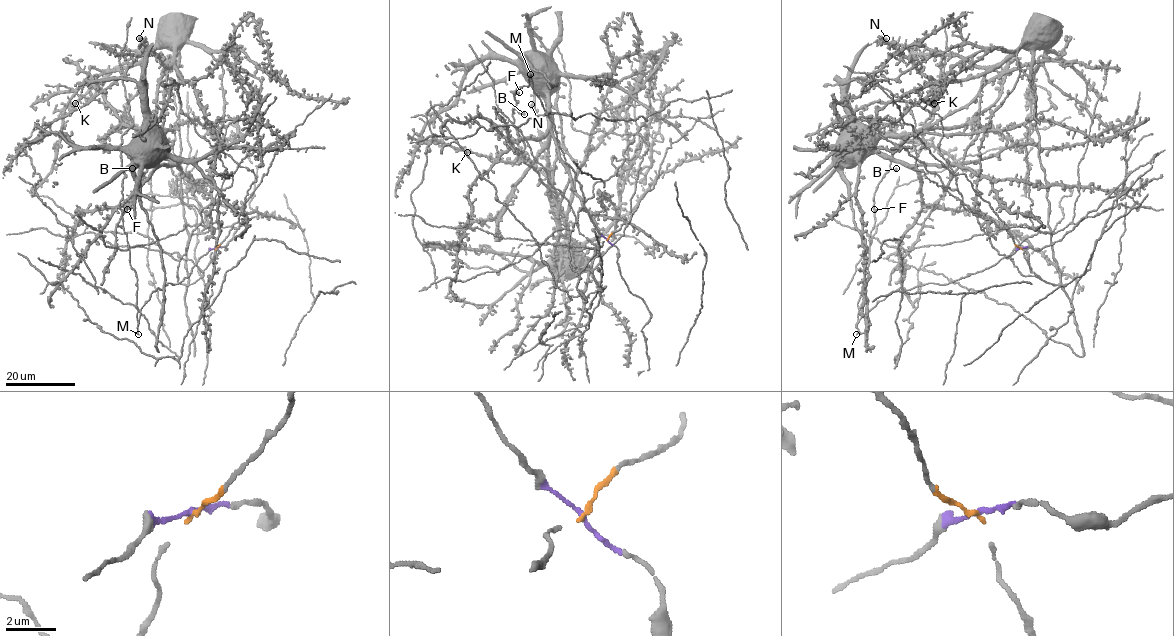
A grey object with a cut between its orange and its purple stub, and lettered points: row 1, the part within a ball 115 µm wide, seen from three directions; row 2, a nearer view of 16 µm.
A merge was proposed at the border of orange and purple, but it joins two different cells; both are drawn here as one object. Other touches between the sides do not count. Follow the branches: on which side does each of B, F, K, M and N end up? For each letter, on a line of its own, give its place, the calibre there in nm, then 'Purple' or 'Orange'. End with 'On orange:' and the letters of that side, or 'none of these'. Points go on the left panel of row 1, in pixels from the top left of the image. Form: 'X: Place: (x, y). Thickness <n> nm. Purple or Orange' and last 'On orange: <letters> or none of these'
B: Place: (132, 168). Thickness 340 nm. Purple
F: Place: (127, 209). Thickness 440 nm. Purple
K: Place: (75, 103). Thickness 480 nm. Orange
M: Place: (138, 334). Thickness 150 nm. Purple
N: Place: (139, 38). Thickness 260 nm. Orange
On orange: K, N

